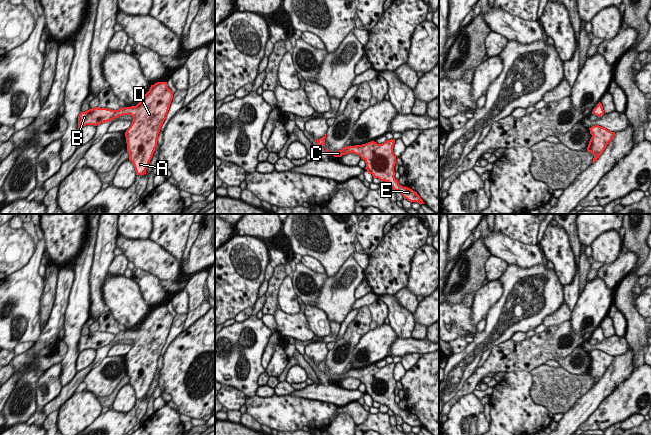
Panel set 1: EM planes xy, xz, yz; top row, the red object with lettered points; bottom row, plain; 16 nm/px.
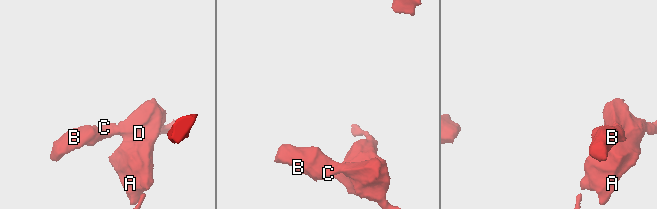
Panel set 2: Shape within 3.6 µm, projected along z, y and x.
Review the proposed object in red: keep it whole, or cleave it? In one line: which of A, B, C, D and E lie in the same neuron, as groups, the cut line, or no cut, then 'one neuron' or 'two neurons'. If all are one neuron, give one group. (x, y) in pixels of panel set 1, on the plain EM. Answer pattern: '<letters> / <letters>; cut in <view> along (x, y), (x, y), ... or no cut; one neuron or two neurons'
A B C D E; no cut; one neuron

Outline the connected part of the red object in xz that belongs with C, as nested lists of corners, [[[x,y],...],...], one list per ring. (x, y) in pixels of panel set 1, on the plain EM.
[[[387,364],[382,368],[377,368],[374,365],[362,369],[345,370],[341,374],[333,378],[334,381],[341,381],[349,377],[354,377],[361,381],[366,387],[365,393],[373,402],[378,402],[380,405],[387,406],[394,415],[402,418],[404,423],[412,426],[424,428],[423,424],[408,411],[403,411],[395,403],[394,390],[396,388],[396,380],[393,377],[395,364]]]

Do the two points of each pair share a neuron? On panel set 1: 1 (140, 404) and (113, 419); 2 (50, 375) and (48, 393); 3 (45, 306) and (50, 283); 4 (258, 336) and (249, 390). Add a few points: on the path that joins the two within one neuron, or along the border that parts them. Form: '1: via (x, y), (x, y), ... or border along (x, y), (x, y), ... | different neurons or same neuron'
1: via (136, 411), (128, 419), (120, 419) | same neuron
2: via (50, 379), (48, 389) | same neuron
3: via (46, 300), (49, 289) | same neuron
4: via (251, 349), (249, 377) | same neuron

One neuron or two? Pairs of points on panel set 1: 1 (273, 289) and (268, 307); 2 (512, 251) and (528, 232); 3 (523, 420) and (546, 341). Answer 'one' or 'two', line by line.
1: one
2: two
3: two

